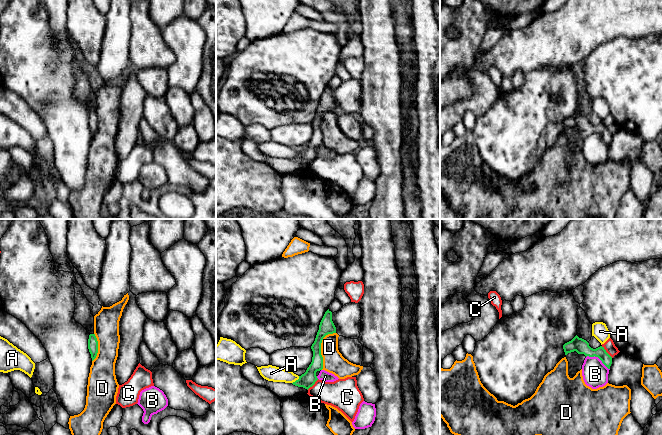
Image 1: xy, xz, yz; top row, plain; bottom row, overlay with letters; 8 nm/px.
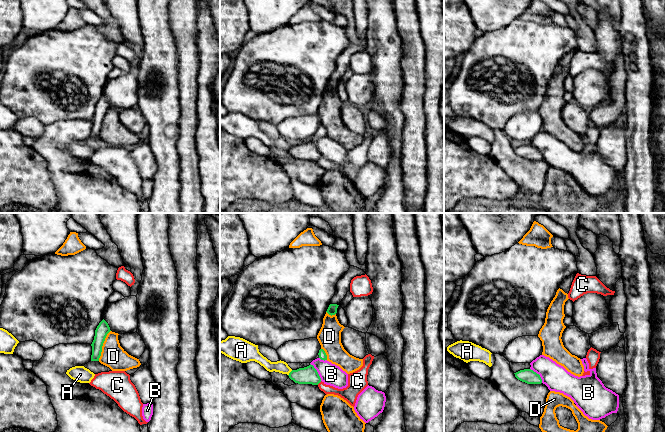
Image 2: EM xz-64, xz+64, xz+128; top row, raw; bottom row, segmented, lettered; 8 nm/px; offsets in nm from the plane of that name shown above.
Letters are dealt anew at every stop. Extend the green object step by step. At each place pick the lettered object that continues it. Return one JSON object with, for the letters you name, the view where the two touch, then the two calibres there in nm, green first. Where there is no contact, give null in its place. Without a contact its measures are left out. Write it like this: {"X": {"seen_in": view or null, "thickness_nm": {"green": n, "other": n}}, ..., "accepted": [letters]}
{"accepted": []}

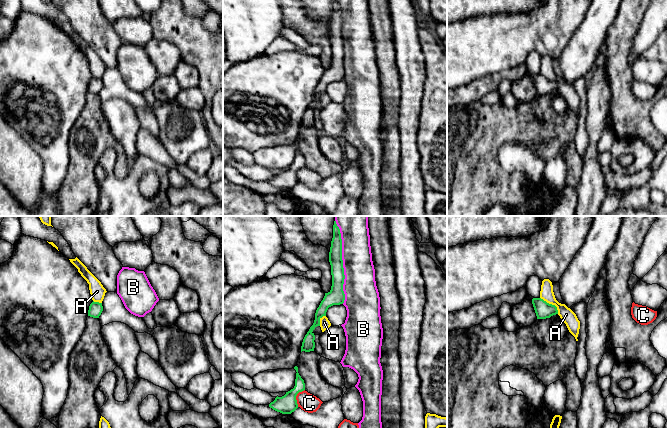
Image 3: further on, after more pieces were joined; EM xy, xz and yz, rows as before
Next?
{"accepted": []}

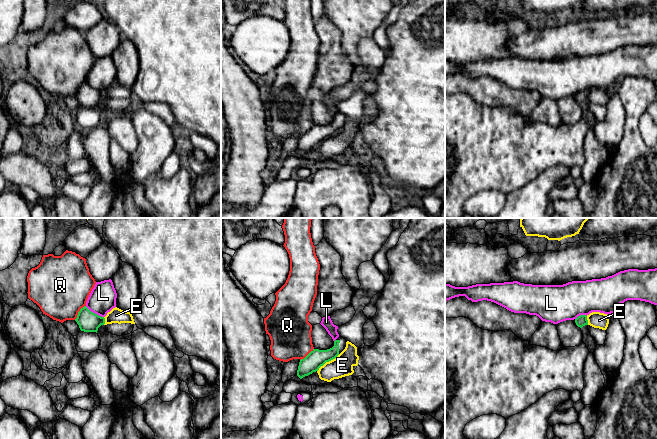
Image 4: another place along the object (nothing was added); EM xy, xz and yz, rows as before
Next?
{"accepted": []}

